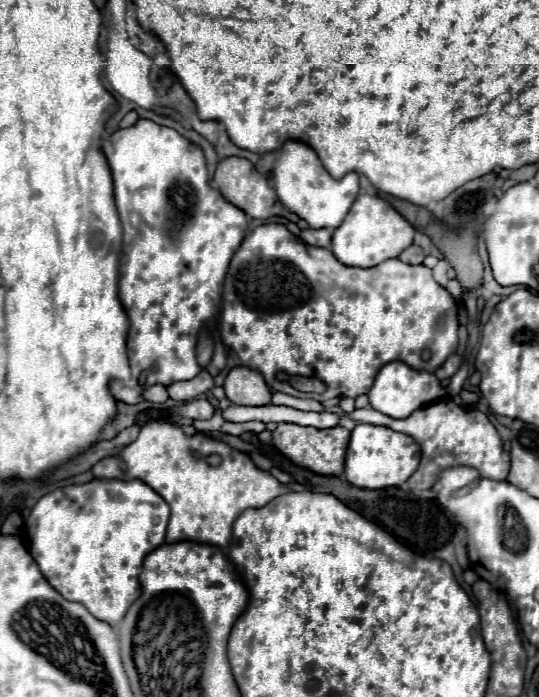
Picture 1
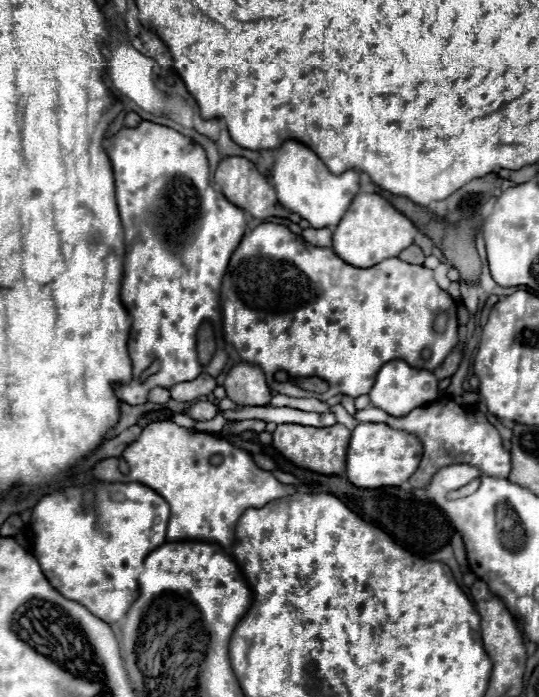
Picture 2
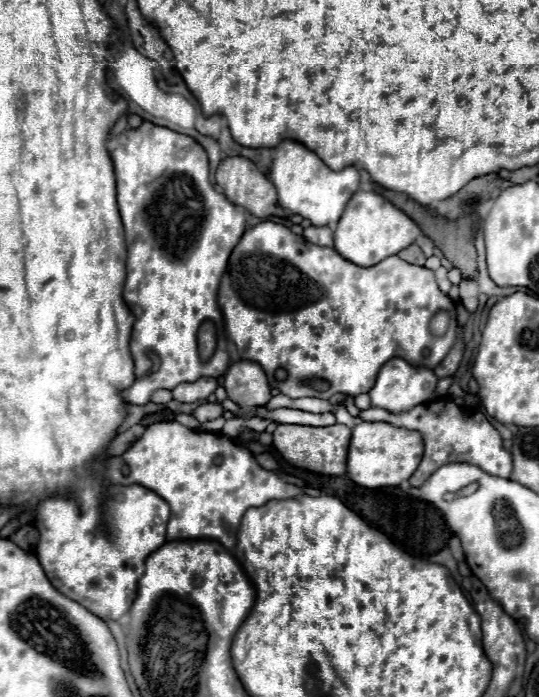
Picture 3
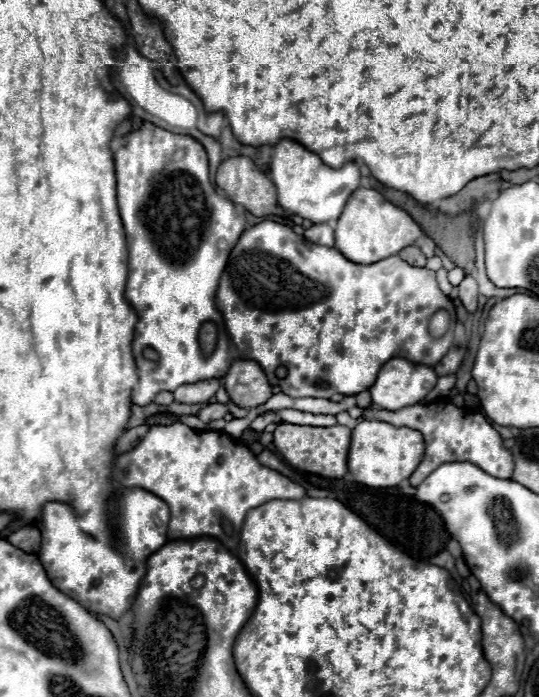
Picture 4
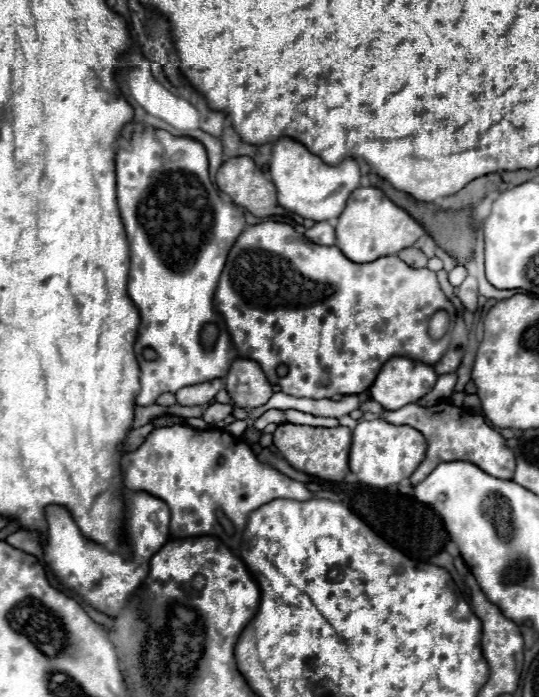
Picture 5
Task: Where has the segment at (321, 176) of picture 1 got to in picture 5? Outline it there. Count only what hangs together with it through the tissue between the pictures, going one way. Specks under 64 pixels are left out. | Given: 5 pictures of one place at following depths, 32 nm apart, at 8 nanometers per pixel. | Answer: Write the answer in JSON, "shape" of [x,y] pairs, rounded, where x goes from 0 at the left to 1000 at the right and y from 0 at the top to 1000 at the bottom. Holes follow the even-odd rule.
{"shape":[[[534,195],[519,198],[505,212],[501,253],[516,270],[519,296],[583,319],[623,316],[635,307],[646,281],[668,267],[668,241],[660,230],[638,230],[631,238],[609,238],[586,221],[571,218],[564,207],[538,201]]]}

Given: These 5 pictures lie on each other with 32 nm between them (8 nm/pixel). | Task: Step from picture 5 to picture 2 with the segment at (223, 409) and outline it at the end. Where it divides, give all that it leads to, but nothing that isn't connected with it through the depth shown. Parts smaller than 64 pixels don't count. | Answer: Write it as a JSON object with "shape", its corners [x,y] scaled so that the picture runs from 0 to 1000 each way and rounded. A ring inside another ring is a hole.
{"shape":[[[371,574],[371,577],[356,577],[353,585],[345,585],[338,594],[360,600],[360,603],[390,603],[404,594],[404,582],[390,580],[386,574]]]}

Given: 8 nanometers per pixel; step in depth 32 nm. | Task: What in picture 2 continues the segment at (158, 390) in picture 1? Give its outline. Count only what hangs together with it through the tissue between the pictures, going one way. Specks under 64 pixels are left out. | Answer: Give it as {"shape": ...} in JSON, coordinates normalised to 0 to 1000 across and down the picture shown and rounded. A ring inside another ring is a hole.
{"shape":[[[289,554],[289,557],[282,557],[282,560],[275,562],[275,577],[286,577],[286,580],[304,580],[304,577],[312,577],[312,574],[315,574],[315,562],[312,562],[308,557]]]}

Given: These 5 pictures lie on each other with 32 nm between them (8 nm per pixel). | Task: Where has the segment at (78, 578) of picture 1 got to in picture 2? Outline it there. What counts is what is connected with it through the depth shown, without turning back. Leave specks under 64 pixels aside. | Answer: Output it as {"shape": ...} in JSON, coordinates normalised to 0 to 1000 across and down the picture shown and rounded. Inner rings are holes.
{"shape":[[[174,692],[167,700],[174,703],[174,720],[167,723],[174,737],[167,737],[156,714],[160,703],[163,700],[152,697],[100,703],[59,729],[59,740],[52,746],[52,758],[63,769],[59,795],[71,803],[82,826],[119,858],[148,864],[186,890],[215,895],[230,887],[241,867],[256,858],[256,826],[263,824],[267,801],[289,786],[297,786],[308,775],[315,729],[301,712],[293,712],[282,700],[260,692]]]}

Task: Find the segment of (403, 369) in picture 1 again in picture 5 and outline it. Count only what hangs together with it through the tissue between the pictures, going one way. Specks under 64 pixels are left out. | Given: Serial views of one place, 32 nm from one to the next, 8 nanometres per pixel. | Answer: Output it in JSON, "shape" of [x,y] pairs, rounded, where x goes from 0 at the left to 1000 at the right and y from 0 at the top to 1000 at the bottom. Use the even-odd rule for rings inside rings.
{"shape":[[[727,514],[709,525],[698,548],[686,554],[686,568],[712,588],[738,588],[787,571],[809,545],[813,537],[801,525],[761,514]]]}

